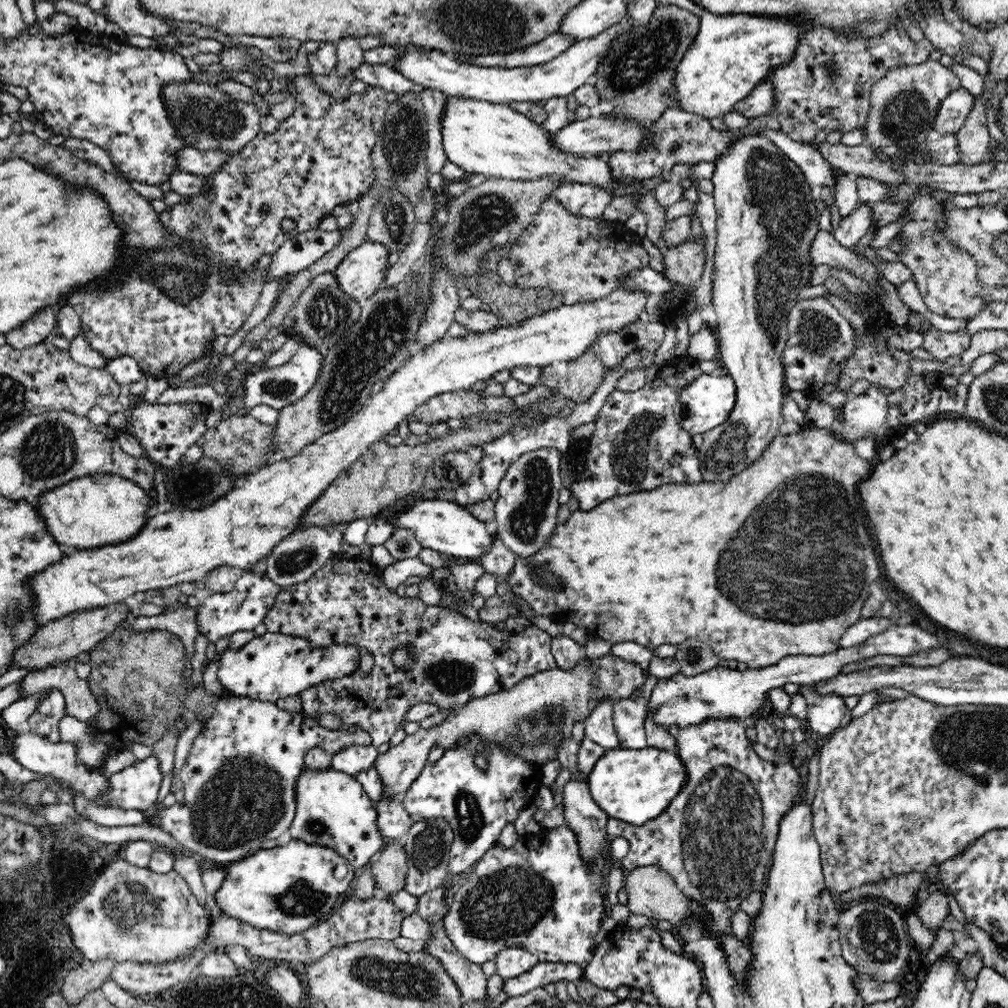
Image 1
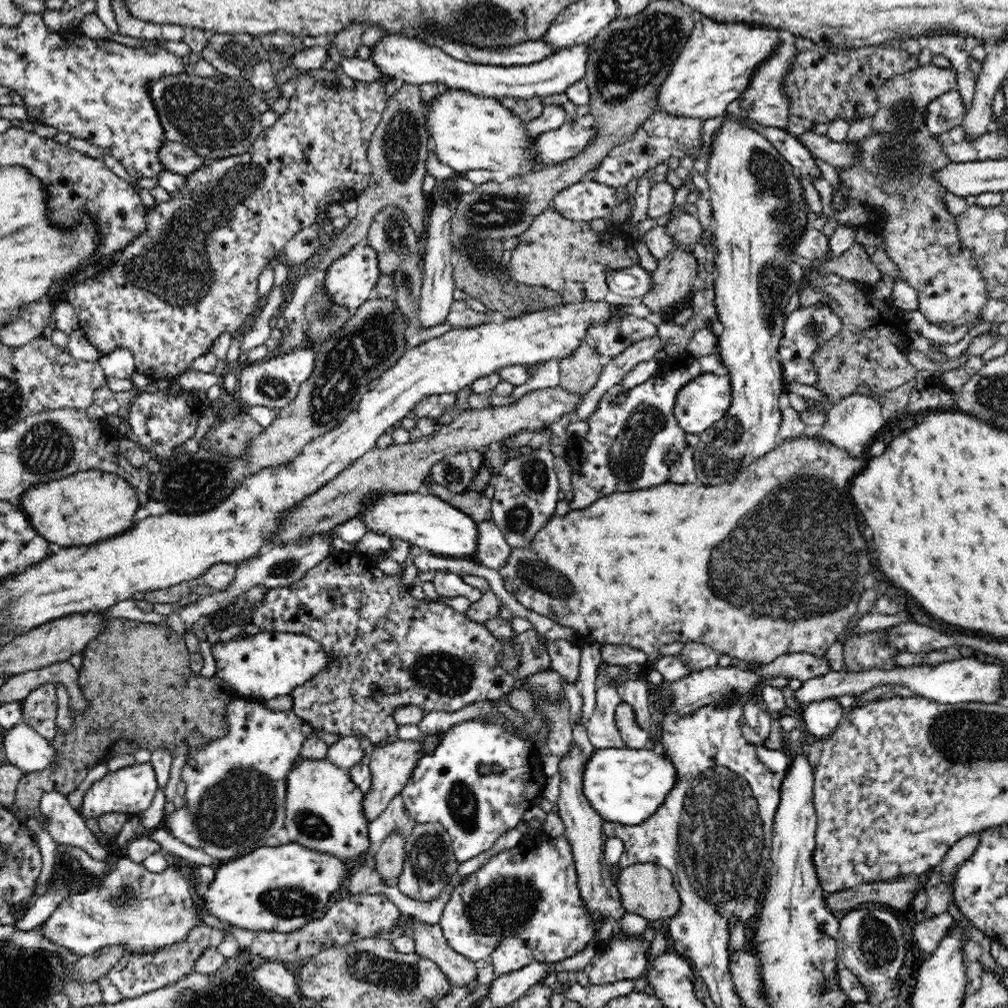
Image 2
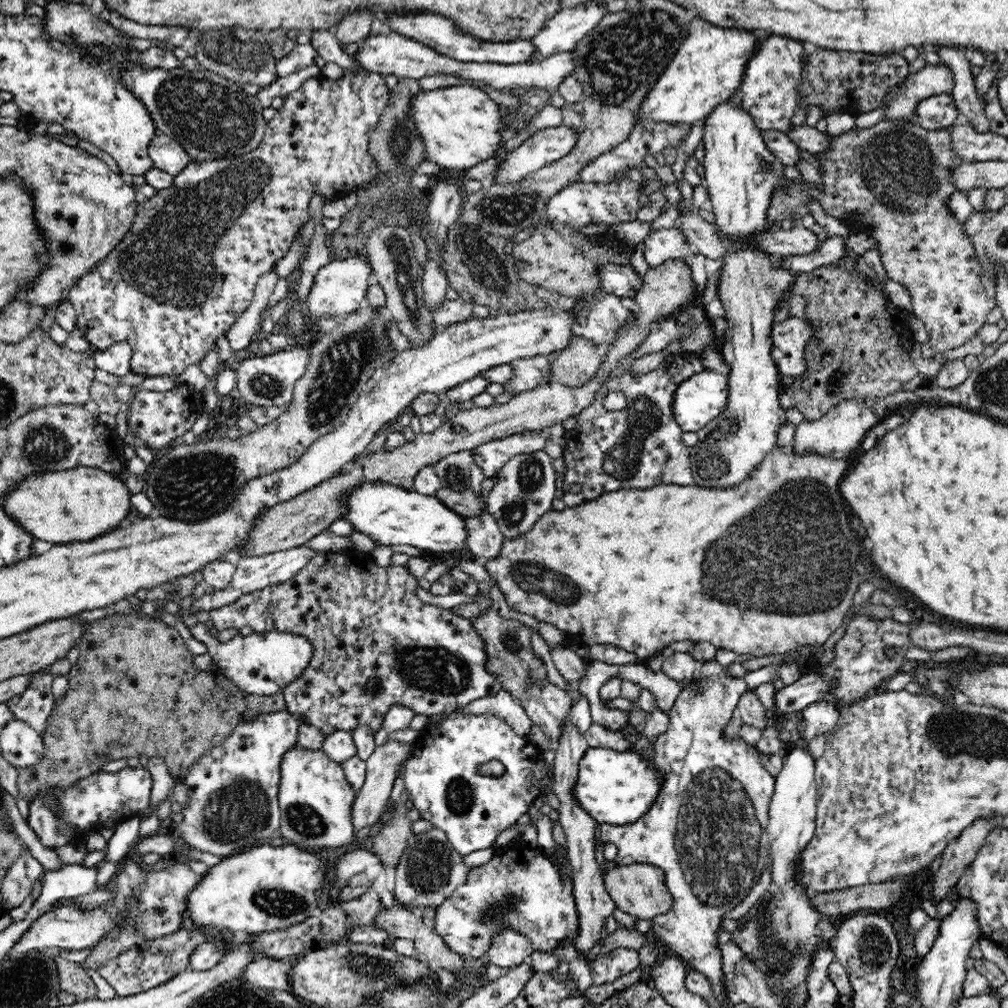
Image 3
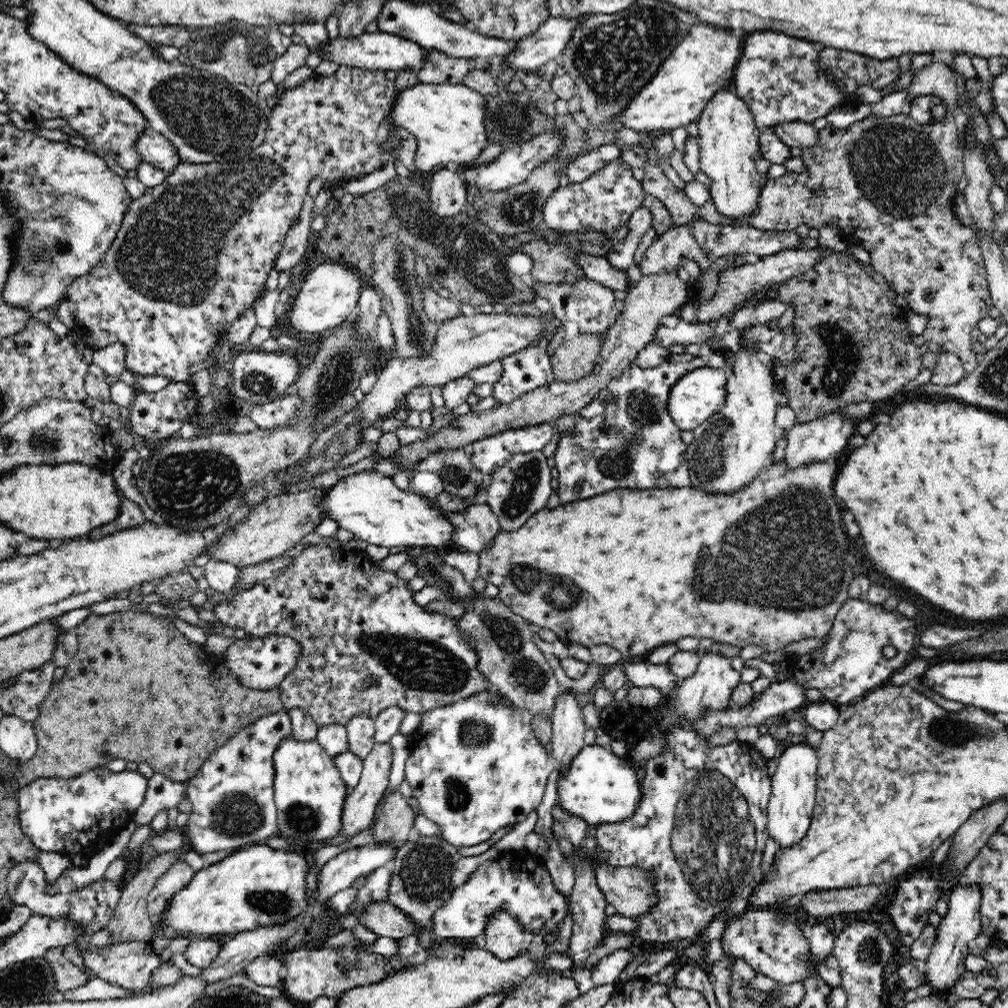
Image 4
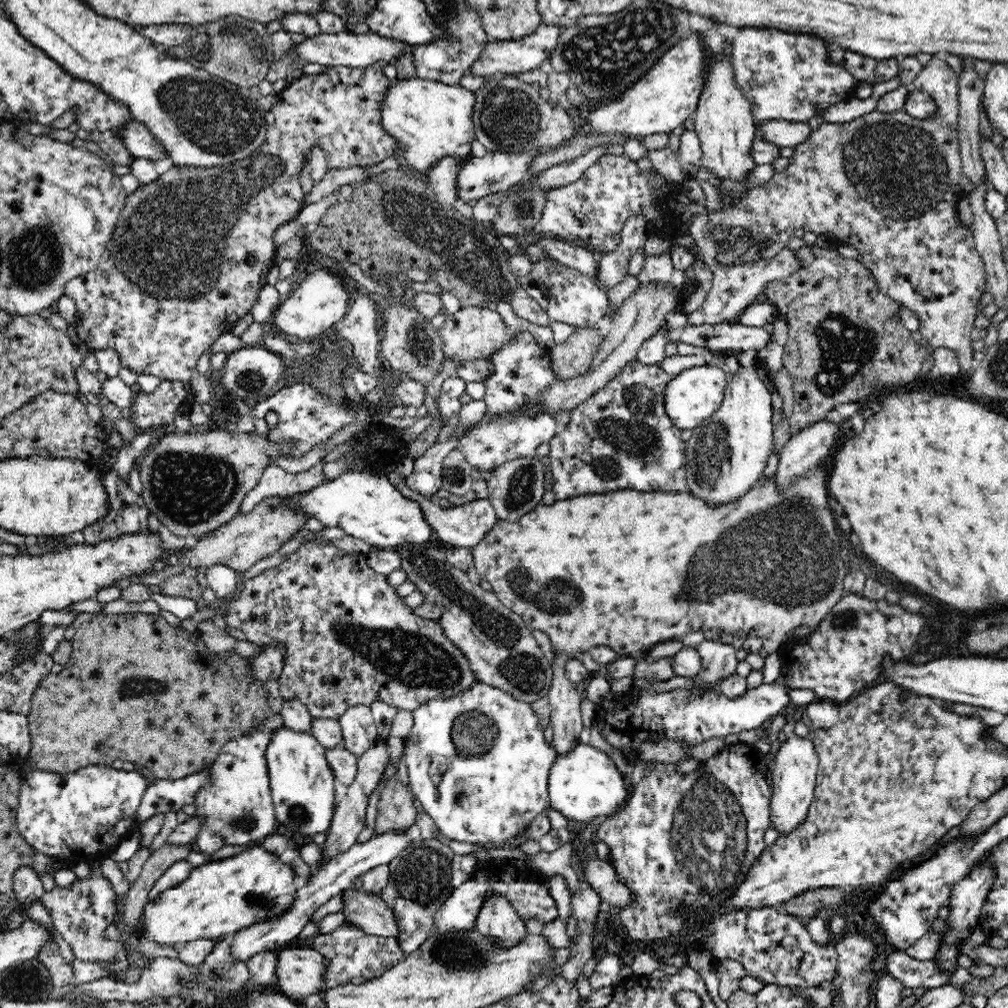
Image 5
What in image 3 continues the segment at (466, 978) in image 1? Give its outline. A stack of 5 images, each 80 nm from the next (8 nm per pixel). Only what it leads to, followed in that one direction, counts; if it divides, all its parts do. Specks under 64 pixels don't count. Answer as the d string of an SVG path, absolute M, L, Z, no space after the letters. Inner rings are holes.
M396 903L390 910L382 910L375 916L375 926L382 928L394 939L410 938L413 940L417 952L425 954L428 959L427 964L433 972L436 972L436 968L448 970L453 974L467 971L470 967L464 965L458 953L454 953L435 928L427 926L422 919L417 912L409 911Z

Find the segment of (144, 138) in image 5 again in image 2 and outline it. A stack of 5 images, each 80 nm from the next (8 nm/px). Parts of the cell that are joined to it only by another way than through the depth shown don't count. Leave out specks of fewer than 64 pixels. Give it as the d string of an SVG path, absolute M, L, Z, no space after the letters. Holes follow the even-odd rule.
M166 141L161 144L161 163L165 170L178 175L189 175L197 171L206 161L197 155L192 148L188 148L181 142Z

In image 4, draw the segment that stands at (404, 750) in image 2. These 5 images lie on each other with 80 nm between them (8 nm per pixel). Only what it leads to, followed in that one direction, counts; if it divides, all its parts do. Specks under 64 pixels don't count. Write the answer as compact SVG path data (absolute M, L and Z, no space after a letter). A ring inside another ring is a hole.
M389 742L376 743L374 748L368 753L366 758L362 759L364 766L360 776L358 786L349 792L348 798L342 810L342 836L352 839L359 835L363 830L373 826L374 813L379 810L384 796L390 790L392 780L390 780L390 772L394 762L394 754L392 744Z

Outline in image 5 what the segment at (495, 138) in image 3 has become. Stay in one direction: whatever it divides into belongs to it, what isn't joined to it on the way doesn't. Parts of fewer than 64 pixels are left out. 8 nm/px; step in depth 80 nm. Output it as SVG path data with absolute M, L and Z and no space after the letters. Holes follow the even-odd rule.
M410 78L394 80L389 86L382 125L396 139L406 164L416 173L426 173L444 158L472 157L472 141L476 139L476 93L461 85L447 85L437 81Z

